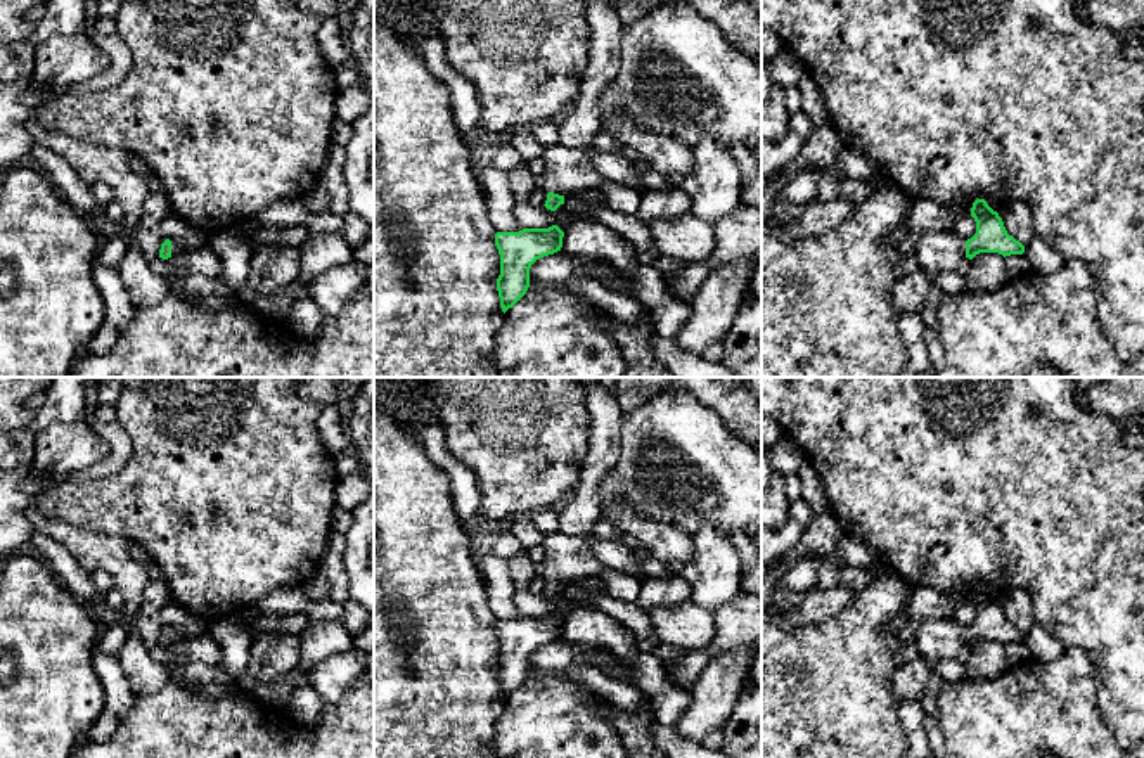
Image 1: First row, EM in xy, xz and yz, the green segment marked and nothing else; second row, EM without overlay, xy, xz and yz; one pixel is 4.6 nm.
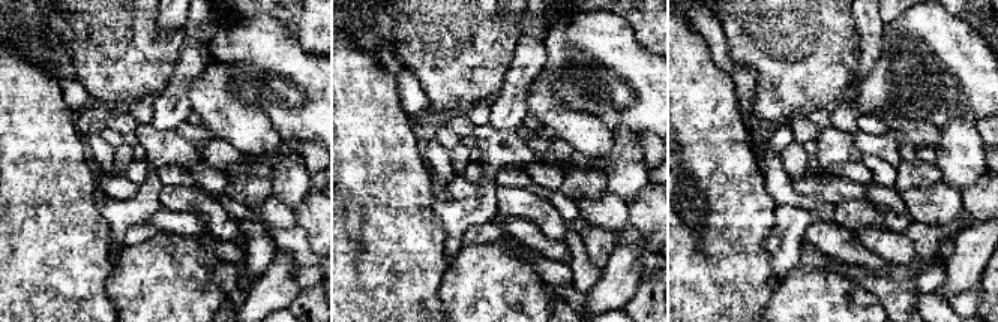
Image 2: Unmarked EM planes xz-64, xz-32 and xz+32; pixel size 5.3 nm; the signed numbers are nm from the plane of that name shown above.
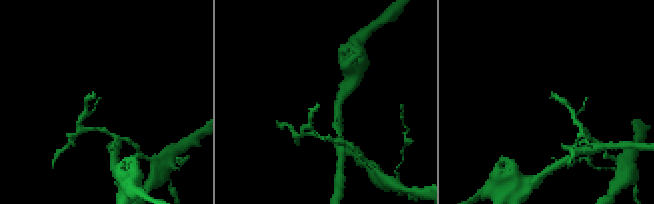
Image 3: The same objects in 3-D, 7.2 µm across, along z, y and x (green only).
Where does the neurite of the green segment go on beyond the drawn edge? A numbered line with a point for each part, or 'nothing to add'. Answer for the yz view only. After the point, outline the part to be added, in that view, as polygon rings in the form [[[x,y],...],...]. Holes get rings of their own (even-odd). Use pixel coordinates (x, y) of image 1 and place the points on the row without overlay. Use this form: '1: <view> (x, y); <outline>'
1: yz (937, 639); [[[926,618],[919,623],[916,647],[928,665],[955,659],[966,646],[966,626],[954,618]]]

